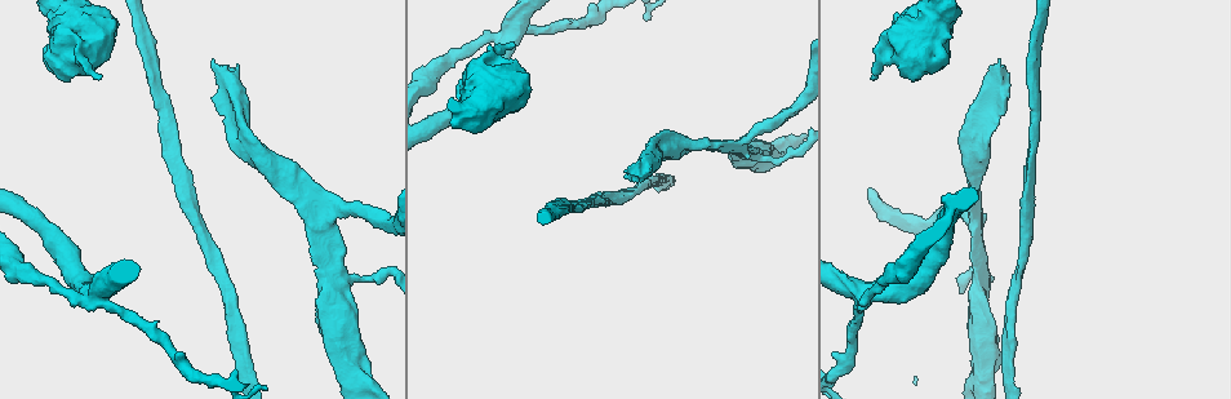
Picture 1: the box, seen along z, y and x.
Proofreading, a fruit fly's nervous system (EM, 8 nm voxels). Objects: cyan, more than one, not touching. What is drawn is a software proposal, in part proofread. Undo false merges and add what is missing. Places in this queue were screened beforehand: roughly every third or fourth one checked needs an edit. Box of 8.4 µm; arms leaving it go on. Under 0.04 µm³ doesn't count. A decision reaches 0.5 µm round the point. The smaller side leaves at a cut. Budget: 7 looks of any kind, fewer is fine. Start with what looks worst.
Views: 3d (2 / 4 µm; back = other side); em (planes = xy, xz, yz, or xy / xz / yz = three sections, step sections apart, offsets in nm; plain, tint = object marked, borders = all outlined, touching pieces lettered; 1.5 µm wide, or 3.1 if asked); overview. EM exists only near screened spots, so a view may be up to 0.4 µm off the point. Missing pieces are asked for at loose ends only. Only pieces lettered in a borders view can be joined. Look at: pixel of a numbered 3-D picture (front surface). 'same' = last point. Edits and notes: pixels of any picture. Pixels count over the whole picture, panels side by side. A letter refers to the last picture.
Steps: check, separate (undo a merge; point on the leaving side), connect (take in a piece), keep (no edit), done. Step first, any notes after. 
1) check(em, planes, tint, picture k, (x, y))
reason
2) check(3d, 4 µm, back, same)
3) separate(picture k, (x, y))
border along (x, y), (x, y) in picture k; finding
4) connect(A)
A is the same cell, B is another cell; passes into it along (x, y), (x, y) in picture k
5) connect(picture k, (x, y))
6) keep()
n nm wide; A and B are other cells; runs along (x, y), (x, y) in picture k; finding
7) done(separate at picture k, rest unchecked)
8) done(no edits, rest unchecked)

check(em, planes, plain, picture 1, (874, 80))

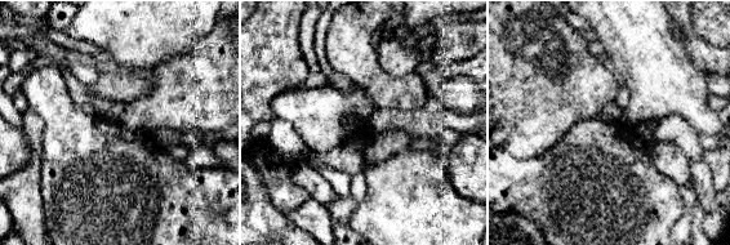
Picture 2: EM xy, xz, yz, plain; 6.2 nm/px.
check(em, planes, borders, same)

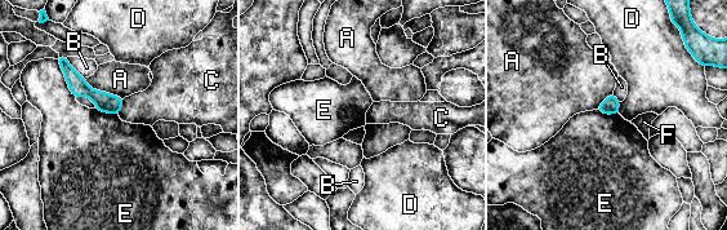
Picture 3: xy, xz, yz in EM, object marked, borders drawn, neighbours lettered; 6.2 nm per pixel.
keep()
A, B, C, D, E and F are other cells; border along (56, 60), (70, 92), (75, 97) in picture 3; no lettered piece goes on from it

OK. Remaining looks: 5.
check(3d, 2 µm, picture 1, (212, 59))

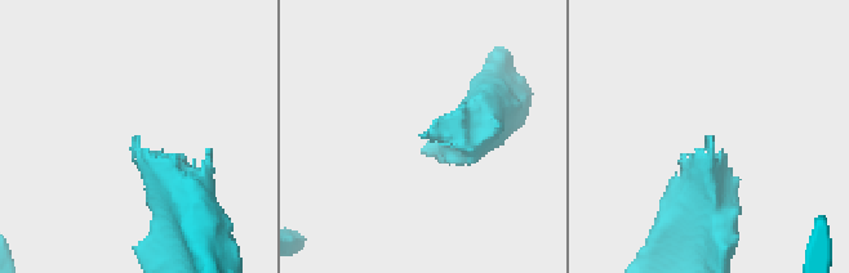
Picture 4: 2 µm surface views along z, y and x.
check(em, planes, borders, picture 4, (422, 135))

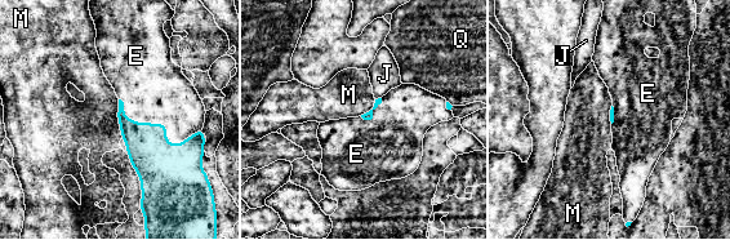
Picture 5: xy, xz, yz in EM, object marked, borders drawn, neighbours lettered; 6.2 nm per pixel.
connect(E)
E touches over 550 nm; E is the same cell, J, M and Q are other cells; it goes on there

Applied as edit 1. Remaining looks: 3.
check(overview)
redraw

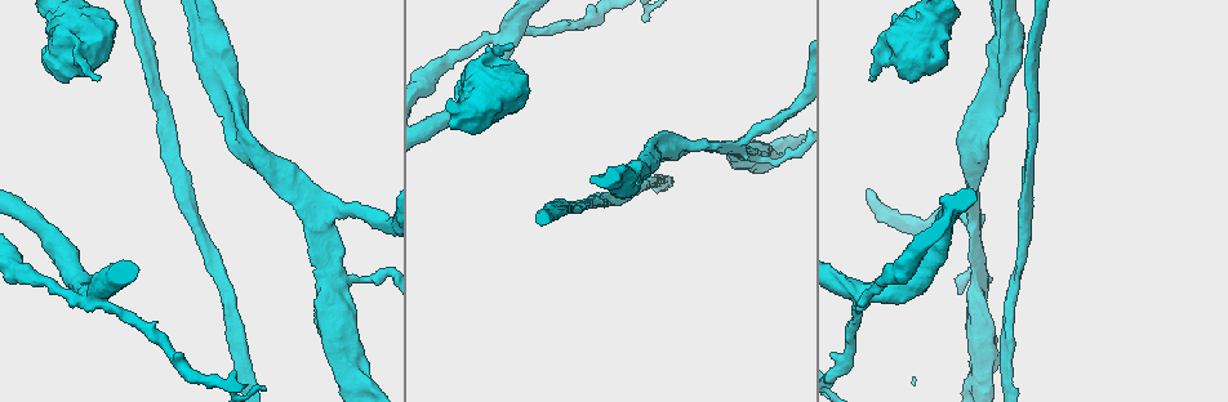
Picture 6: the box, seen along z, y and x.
check(em, xz, step 8, borders, picture 6, (105, 292))
four arms meet

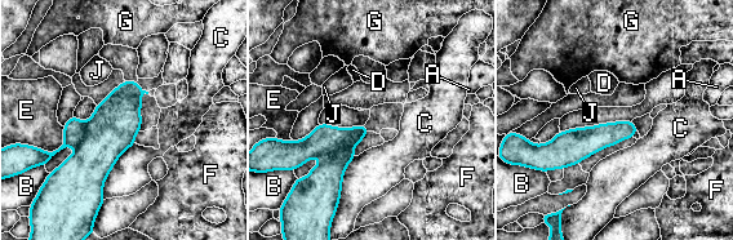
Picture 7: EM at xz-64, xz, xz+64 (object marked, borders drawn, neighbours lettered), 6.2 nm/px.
keep()
C touches over 400 nm; A, B, C, D, E, F, G and J are other cells; all the same neuron

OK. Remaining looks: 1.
done(connect at picture 5, rest unchecked)

